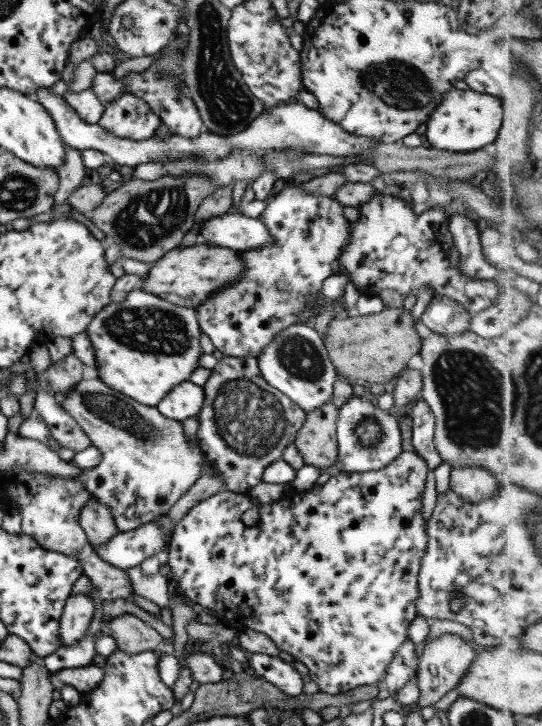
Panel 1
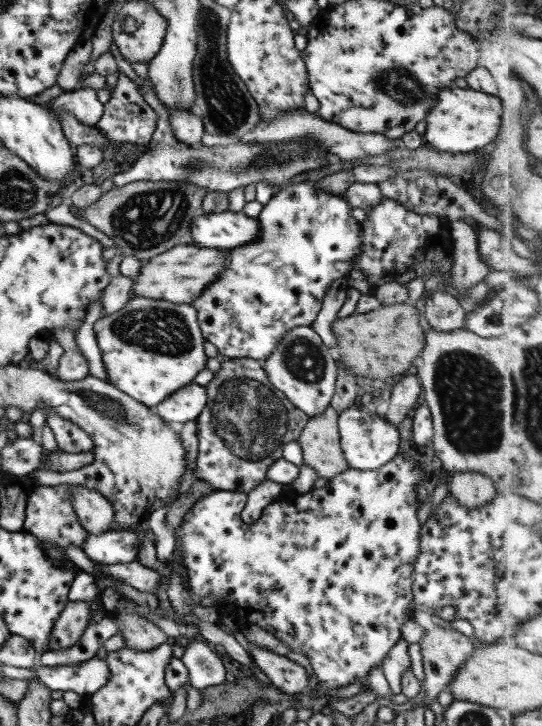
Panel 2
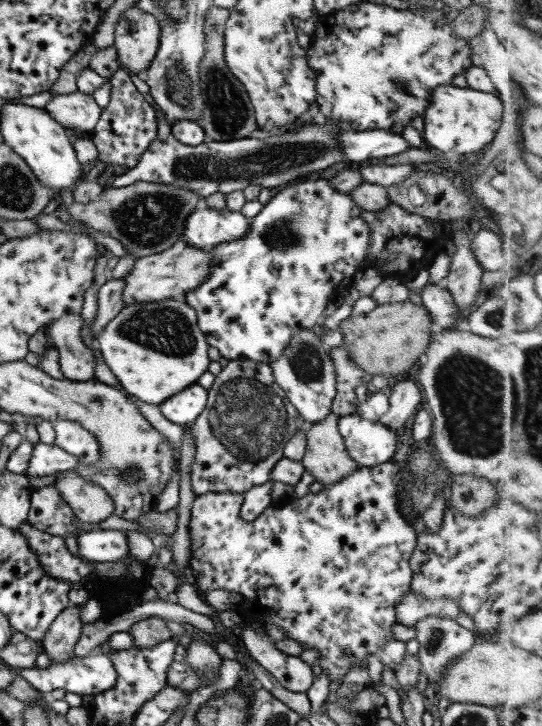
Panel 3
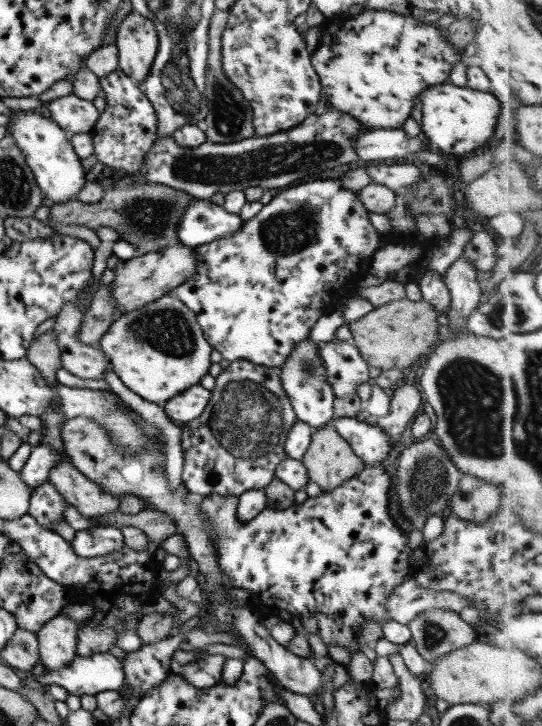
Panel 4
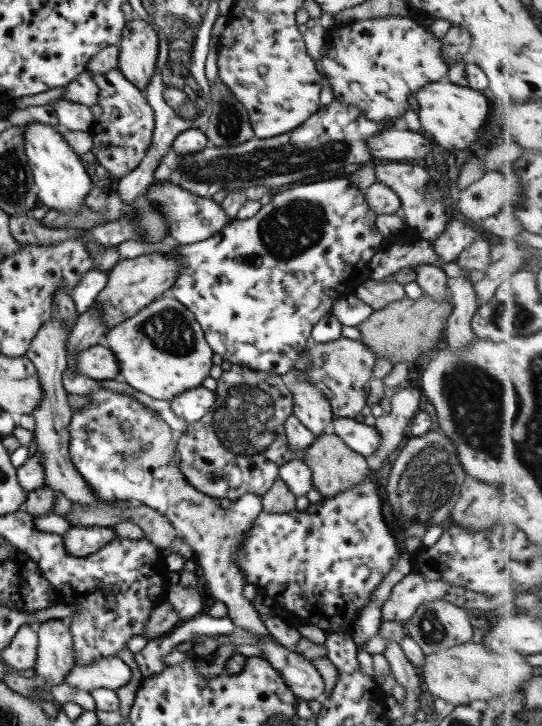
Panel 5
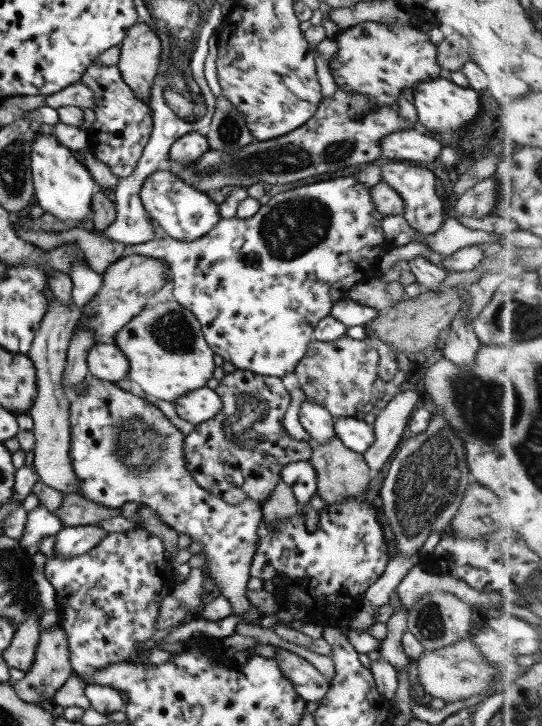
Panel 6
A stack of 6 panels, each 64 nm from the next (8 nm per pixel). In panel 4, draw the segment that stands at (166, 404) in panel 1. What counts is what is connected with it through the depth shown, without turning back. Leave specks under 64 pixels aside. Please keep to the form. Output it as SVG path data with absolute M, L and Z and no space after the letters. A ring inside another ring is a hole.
M202 385L190 386L181 394L168 400L162 407L174 421L180 421L185 425L192 425L211 402L212 394L210 390Z

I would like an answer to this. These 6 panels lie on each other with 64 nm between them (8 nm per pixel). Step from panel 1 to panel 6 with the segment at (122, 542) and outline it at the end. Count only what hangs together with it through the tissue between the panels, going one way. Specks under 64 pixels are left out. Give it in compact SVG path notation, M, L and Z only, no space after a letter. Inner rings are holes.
M95 525L70 526L56 535L54 554L58 558L74 558L88 552L108 533Z

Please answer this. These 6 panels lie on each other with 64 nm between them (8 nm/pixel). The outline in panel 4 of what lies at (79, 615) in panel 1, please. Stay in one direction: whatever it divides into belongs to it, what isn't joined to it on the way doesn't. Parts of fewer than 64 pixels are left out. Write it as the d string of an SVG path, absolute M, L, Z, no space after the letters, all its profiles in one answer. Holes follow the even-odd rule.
M58 614L42 625L38 631L39 654L45 674L60 671L77 657L78 622Z

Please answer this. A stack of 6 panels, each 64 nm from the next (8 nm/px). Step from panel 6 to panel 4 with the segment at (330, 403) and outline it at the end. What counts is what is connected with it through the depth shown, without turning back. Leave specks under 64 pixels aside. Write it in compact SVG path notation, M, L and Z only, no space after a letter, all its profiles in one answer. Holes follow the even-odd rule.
M338 339L320 345L320 358L326 364L326 374L328 374L326 380L332 386L334 394L333 412L335 418L357 417L365 404L360 400L356 387L364 384L370 378L368 361L364 359L360 349L352 341L338 341Z

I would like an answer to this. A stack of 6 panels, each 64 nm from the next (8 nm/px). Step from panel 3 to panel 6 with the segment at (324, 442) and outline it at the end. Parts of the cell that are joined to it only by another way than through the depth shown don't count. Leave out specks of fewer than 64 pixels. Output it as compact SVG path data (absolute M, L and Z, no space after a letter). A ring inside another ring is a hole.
M337 437L324 444L313 444L313 454L308 462L316 470L317 495L326 502L325 504L340 504L346 502L348 498L364 498L372 474L363 454L353 452Z

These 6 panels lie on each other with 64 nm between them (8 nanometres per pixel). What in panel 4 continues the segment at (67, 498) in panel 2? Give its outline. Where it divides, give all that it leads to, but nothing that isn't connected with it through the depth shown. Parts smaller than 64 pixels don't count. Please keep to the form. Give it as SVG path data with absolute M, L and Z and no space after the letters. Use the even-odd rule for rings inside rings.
M48 482L33 489L28 514L34 517L40 526L46 530L51 528L51 524L66 519L64 510L66 509L64 497Z

